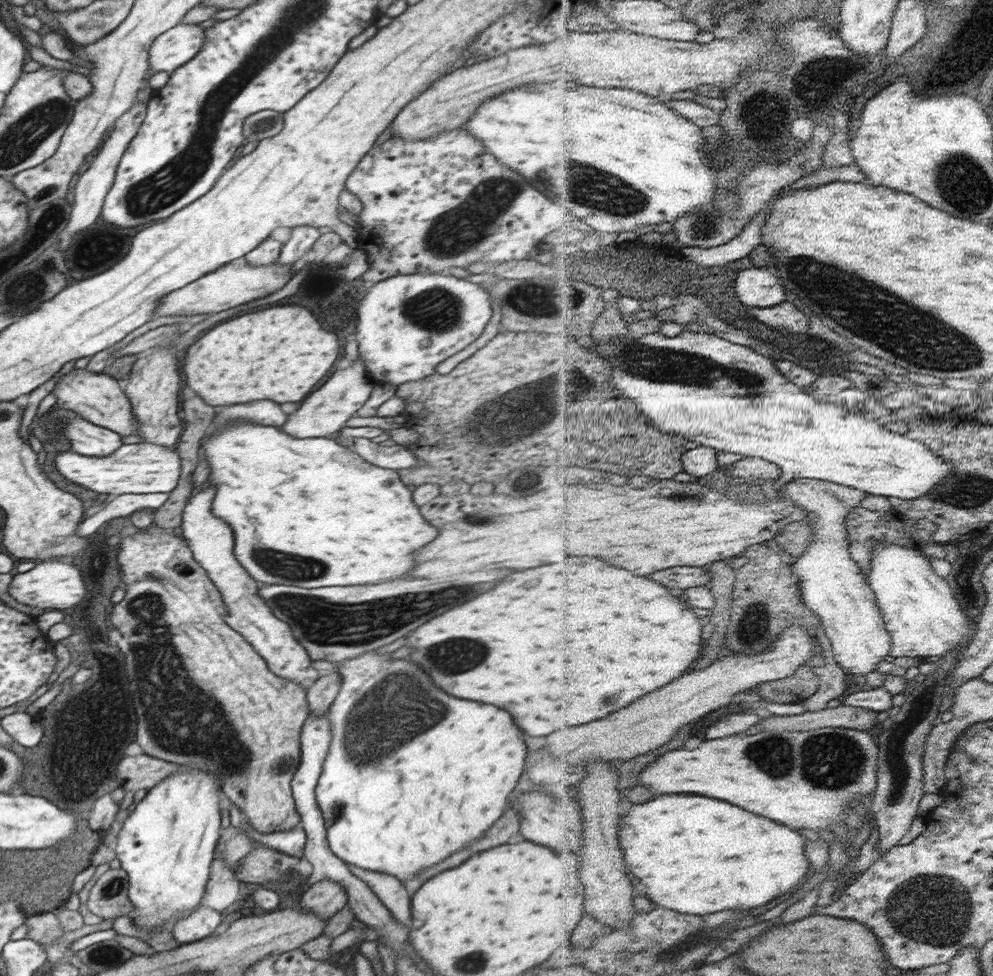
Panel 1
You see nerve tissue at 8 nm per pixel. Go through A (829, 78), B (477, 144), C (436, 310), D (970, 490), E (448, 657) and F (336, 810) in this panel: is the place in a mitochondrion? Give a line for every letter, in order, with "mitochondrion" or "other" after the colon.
A: mitochondrion
B: other
C: mitochondrion
D: mitochondrion
E: mitochondrion
F: mitochondrion

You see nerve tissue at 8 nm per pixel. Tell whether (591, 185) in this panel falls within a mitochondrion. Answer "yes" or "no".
yes

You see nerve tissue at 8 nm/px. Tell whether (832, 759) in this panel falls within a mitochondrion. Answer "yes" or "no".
yes

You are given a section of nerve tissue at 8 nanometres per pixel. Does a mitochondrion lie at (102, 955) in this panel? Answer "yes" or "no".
yes

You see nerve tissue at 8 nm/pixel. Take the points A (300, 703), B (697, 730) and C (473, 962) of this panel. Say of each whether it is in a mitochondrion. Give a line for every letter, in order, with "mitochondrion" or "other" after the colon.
A: other
B: other
C: mitochondrion

